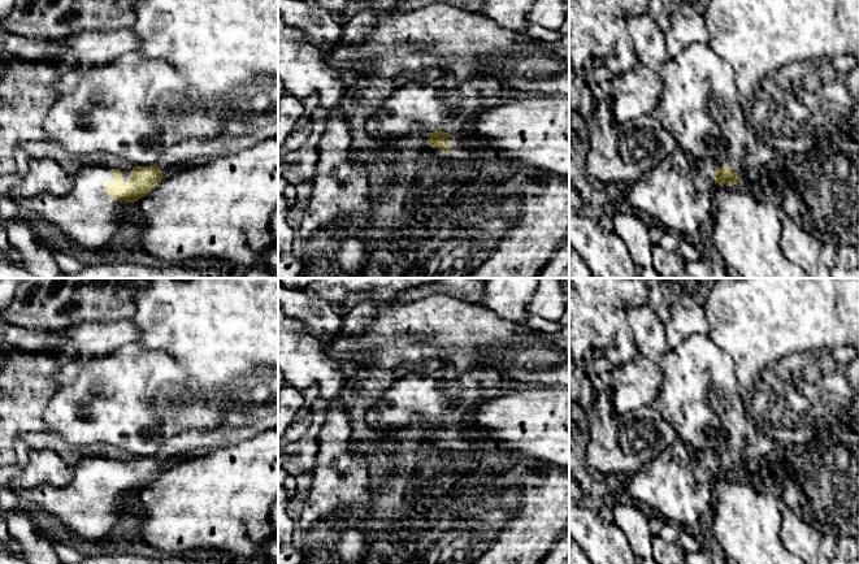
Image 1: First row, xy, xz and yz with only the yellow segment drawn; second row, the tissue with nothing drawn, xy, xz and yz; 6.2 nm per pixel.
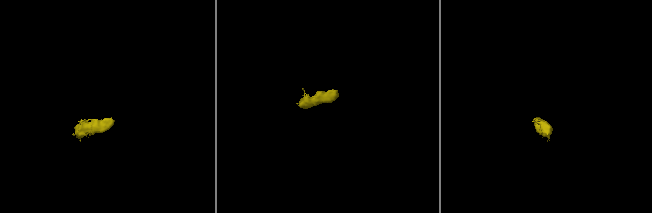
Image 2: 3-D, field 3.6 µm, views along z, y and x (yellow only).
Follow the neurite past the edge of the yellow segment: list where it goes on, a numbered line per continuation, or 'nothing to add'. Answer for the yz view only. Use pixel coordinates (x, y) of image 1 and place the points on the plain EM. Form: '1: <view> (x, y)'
1: yz (719, 452)

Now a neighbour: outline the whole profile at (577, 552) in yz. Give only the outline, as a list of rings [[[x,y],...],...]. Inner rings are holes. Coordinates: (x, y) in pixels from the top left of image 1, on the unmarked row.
[[[569,537],[569,564],[591,564],[583,550]]]

